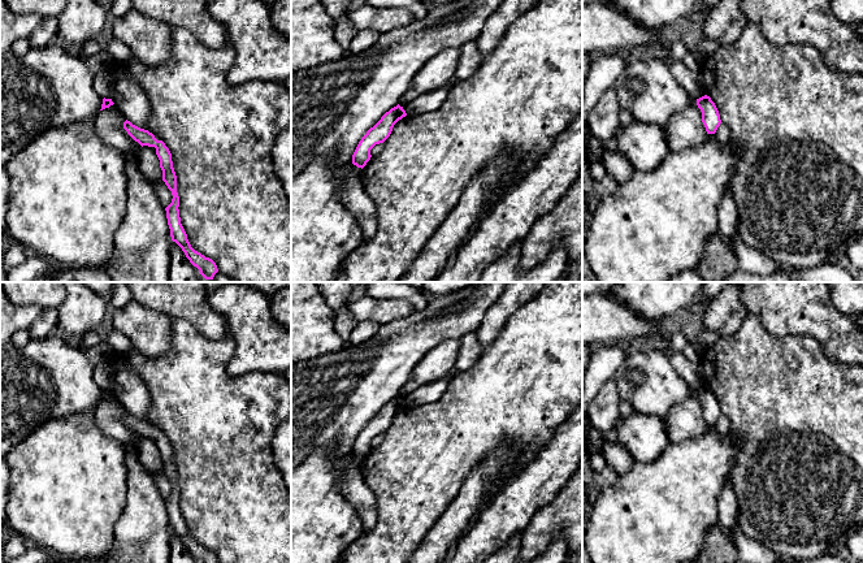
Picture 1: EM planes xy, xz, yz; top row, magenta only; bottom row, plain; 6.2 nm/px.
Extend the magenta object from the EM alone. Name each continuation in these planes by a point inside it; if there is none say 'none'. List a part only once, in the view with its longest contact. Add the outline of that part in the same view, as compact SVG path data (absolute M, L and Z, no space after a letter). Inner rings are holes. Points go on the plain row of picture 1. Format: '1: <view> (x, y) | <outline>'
none

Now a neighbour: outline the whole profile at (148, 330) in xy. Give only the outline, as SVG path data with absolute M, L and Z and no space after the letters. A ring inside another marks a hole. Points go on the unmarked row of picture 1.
M136 300L113 309L113 326L123 333L133 347L149 358L161 356L170 347L174 320Z

